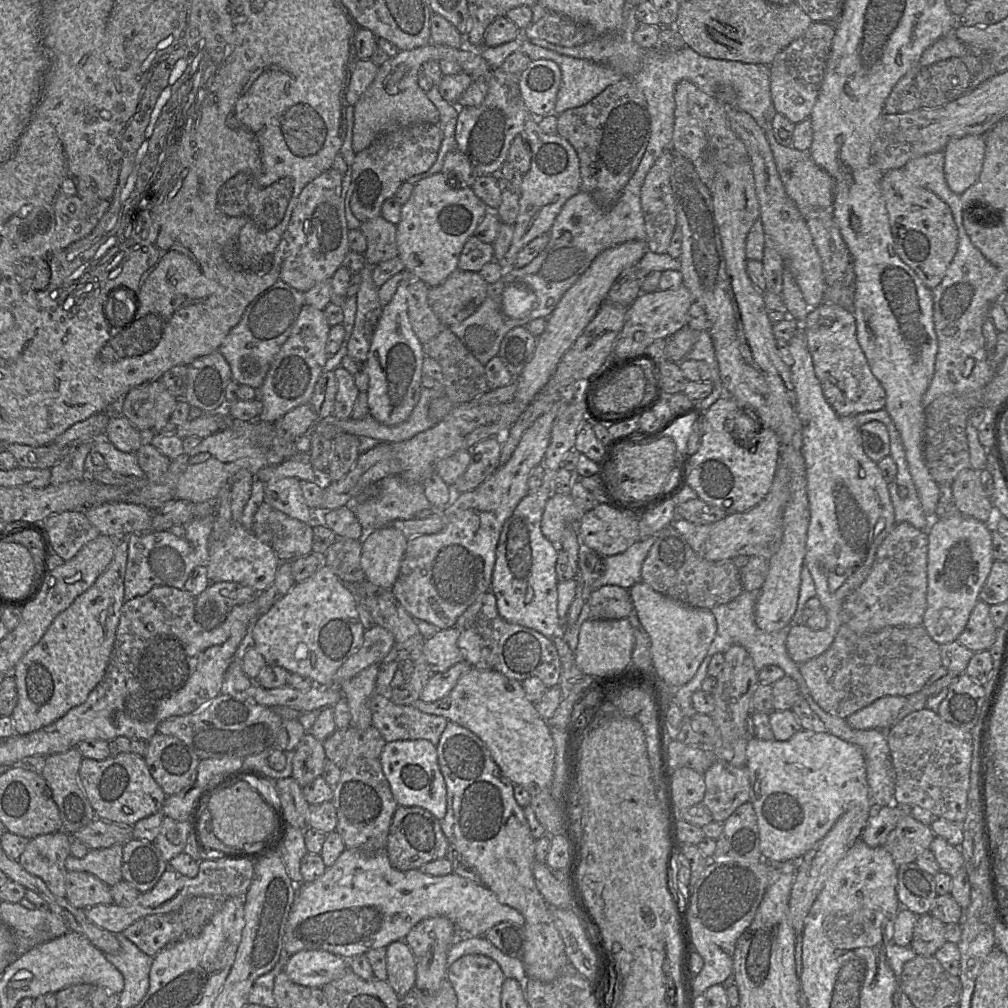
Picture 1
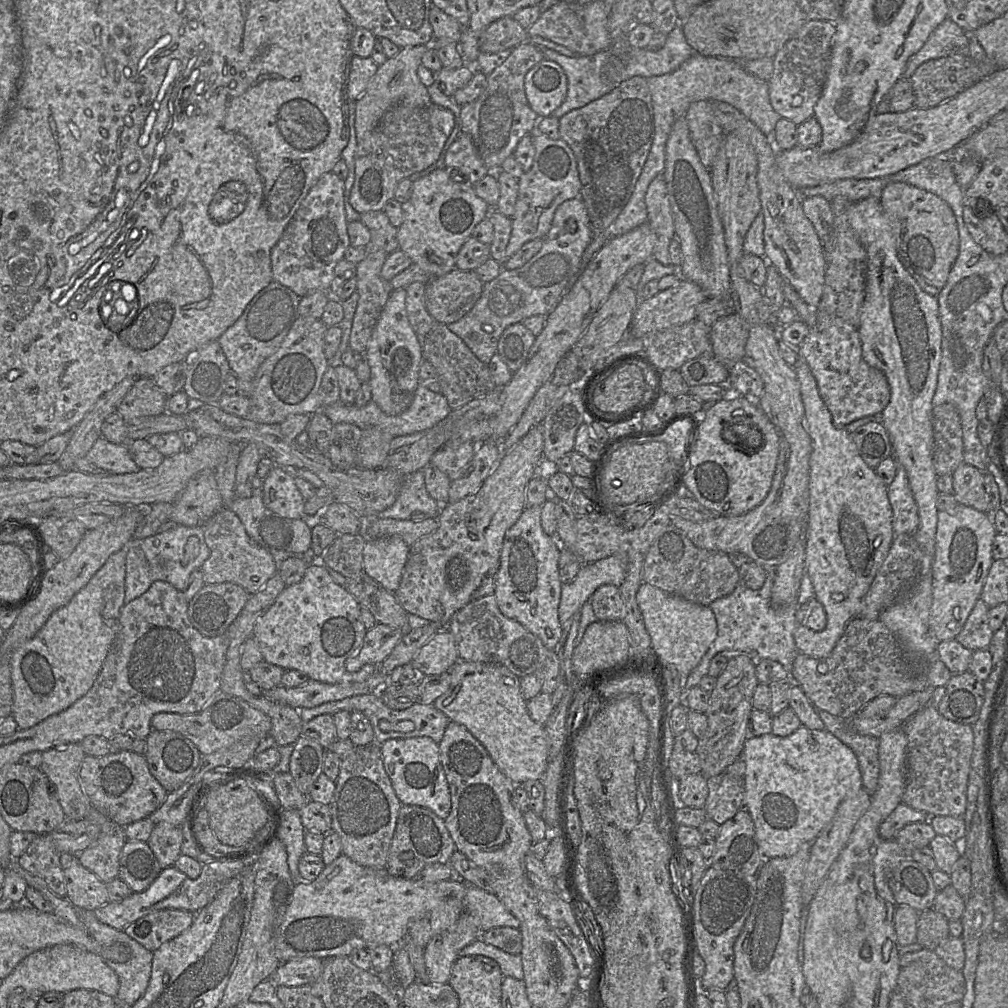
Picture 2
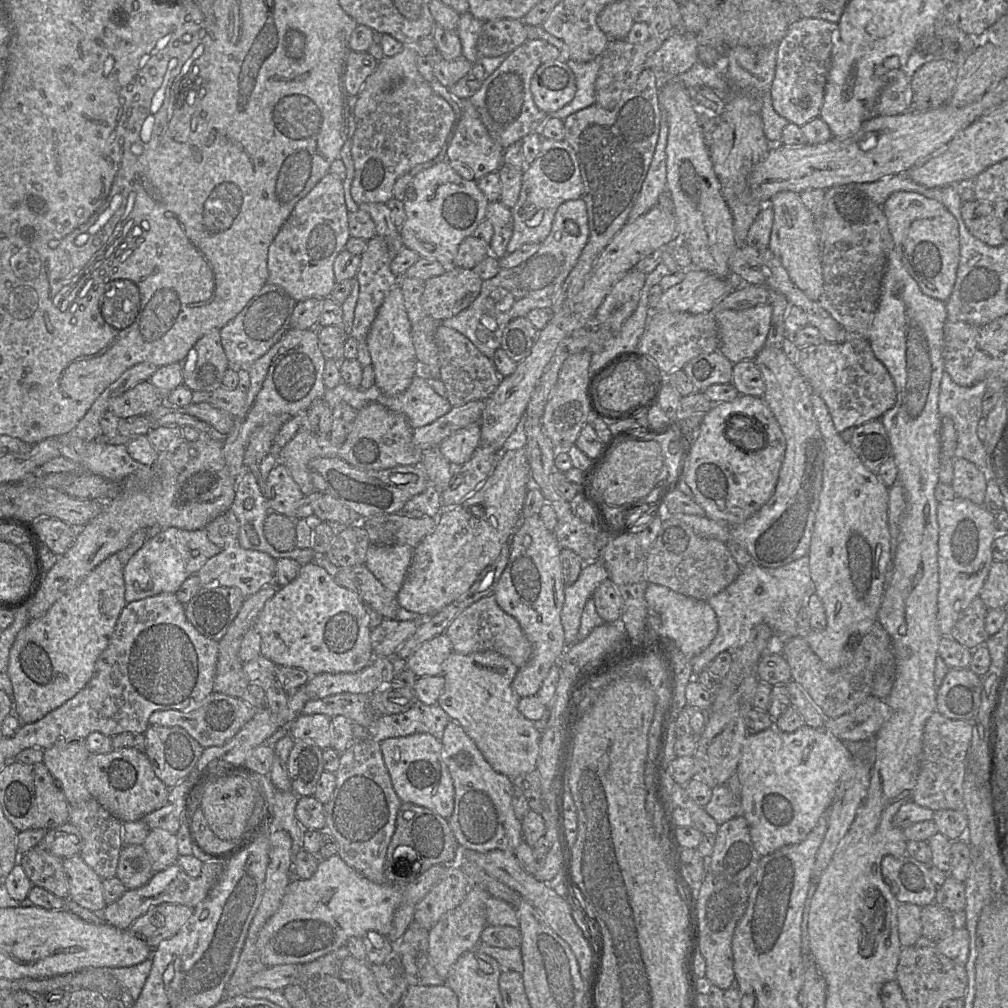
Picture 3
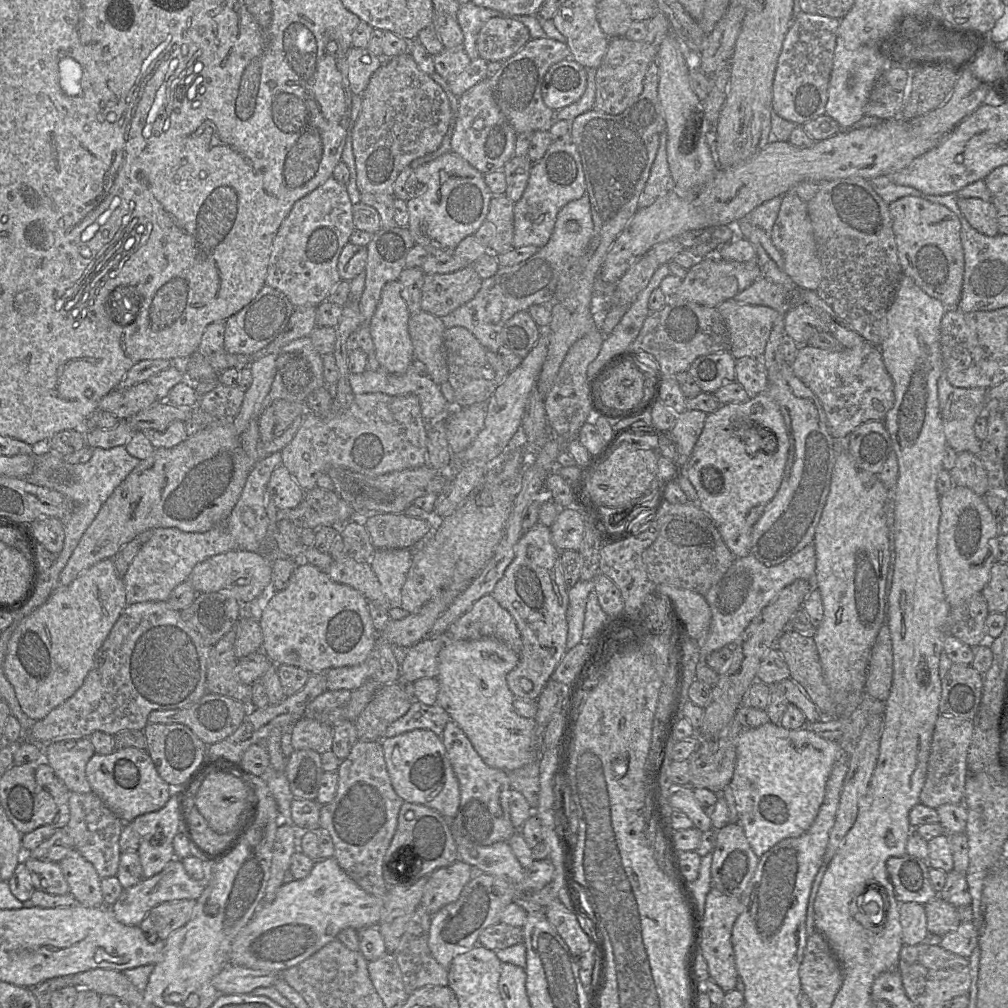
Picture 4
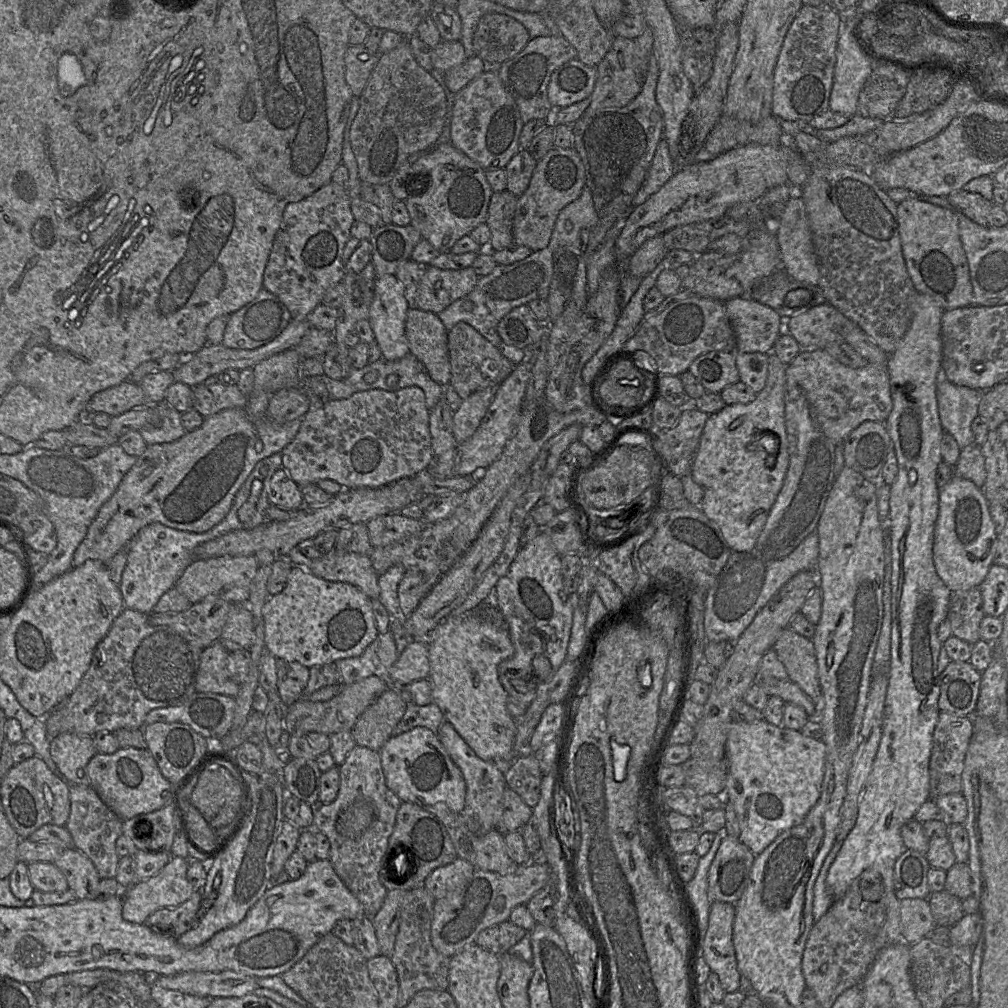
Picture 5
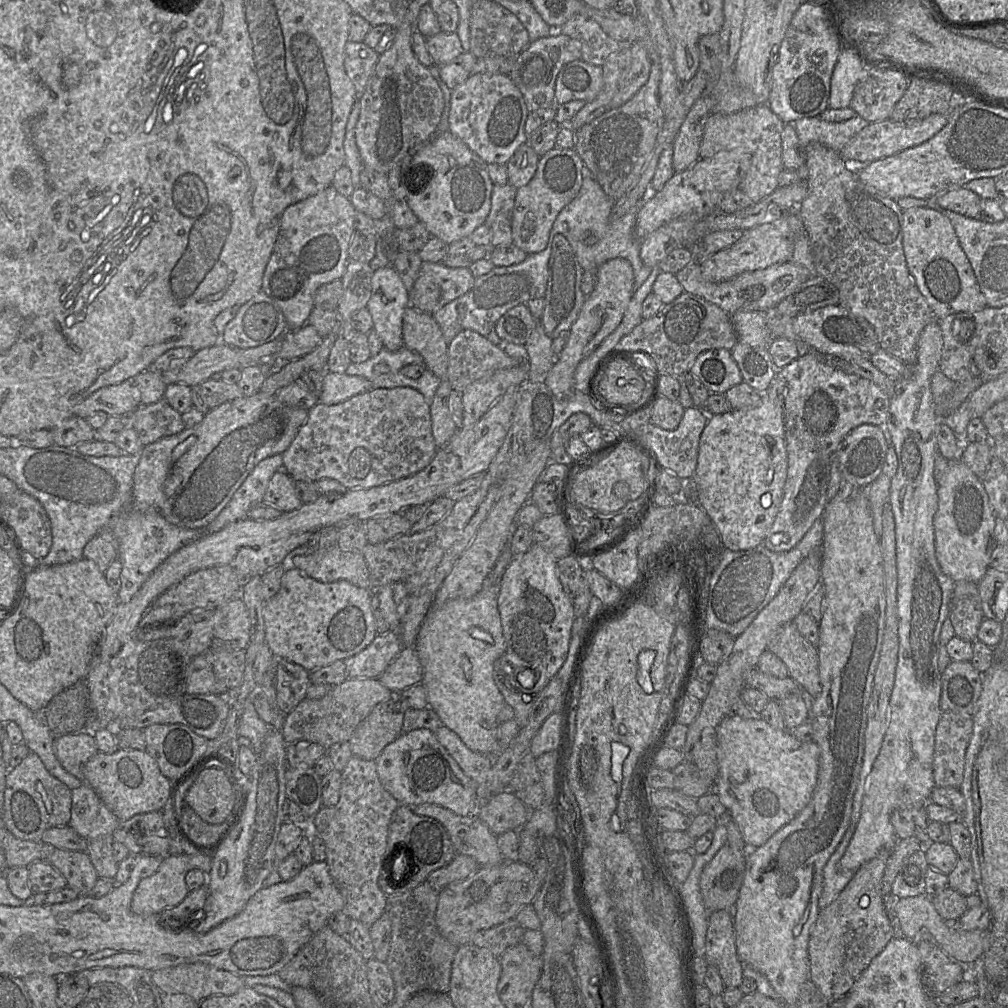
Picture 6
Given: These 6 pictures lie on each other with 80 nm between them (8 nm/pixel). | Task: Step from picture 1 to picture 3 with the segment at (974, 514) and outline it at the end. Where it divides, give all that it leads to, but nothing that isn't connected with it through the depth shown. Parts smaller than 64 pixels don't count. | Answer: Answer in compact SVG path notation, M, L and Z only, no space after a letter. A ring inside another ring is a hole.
M955 458L951 486L956 497L968 499L977 505L984 505L989 474L974 463Z

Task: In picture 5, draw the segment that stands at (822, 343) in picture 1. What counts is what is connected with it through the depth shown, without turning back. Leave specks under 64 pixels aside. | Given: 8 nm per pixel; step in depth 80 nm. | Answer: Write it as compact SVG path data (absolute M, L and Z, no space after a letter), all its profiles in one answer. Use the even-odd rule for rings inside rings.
M802 349L786 367L785 402L804 395L816 426L836 445L865 421L884 423L893 408L886 366L868 363L853 369L823 349Z

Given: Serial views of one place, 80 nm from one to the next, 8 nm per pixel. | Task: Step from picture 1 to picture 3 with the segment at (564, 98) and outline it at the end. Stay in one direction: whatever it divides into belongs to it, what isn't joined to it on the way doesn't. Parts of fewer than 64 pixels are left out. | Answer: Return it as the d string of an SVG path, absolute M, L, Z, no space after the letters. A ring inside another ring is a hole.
M598 56L584 63L566 57L565 61L575 76L575 94L572 100L565 106L552 114L548 114L561 120L595 103L595 83L601 67L602 56Z

